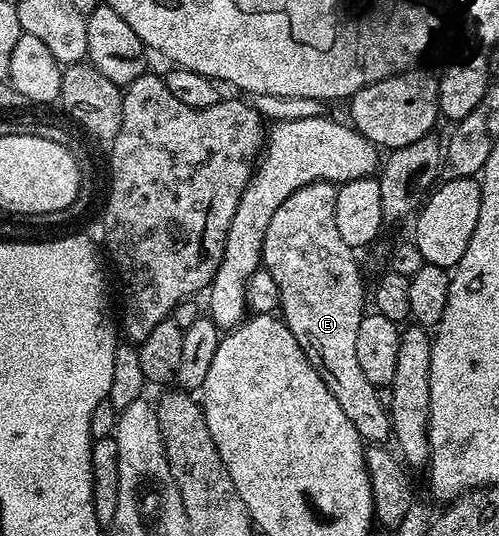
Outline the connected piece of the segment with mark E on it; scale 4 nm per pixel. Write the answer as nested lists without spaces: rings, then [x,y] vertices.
[[[318,181],[295,190],[281,204],[278,212],[270,216],[264,237],[262,262],[277,285],[280,293],[278,310],[294,340],[298,340],[298,348],[302,348],[306,360],[310,360],[318,376],[322,376],[326,388],[330,388],[334,400],[338,400],[342,412],[358,429],[361,438],[370,444],[382,444],[391,437],[391,422],[386,409],[378,400],[378,387],[366,380],[366,375],[358,365],[358,328],[366,313],[366,290],[364,294],[364,278],[356,263],[357,251],[348,246],[346,240],[342,240],[338,232],[338,220],[334,220],[337,189],[335,182]]]

